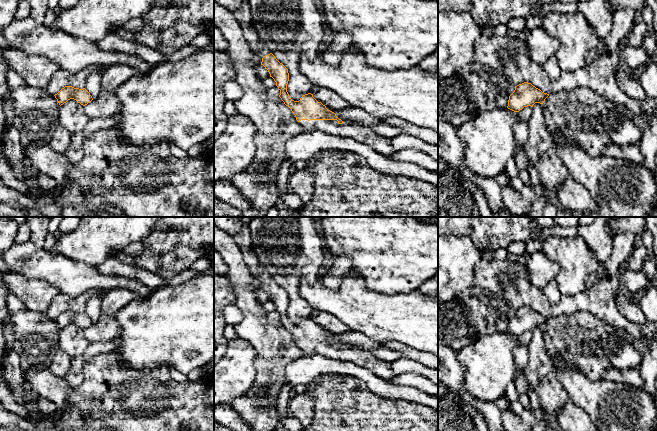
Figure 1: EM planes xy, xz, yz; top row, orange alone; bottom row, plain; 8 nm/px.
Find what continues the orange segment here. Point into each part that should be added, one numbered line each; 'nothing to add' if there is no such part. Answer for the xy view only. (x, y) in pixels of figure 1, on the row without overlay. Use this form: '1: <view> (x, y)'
nothing to add

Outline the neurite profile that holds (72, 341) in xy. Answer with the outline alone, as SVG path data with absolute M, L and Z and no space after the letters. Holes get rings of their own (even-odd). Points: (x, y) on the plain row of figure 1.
M70 323L60 330L59 344L64 352L74 358L84 353L89 341L85 338L83 329Z

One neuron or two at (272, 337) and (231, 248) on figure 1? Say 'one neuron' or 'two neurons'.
one neuron

